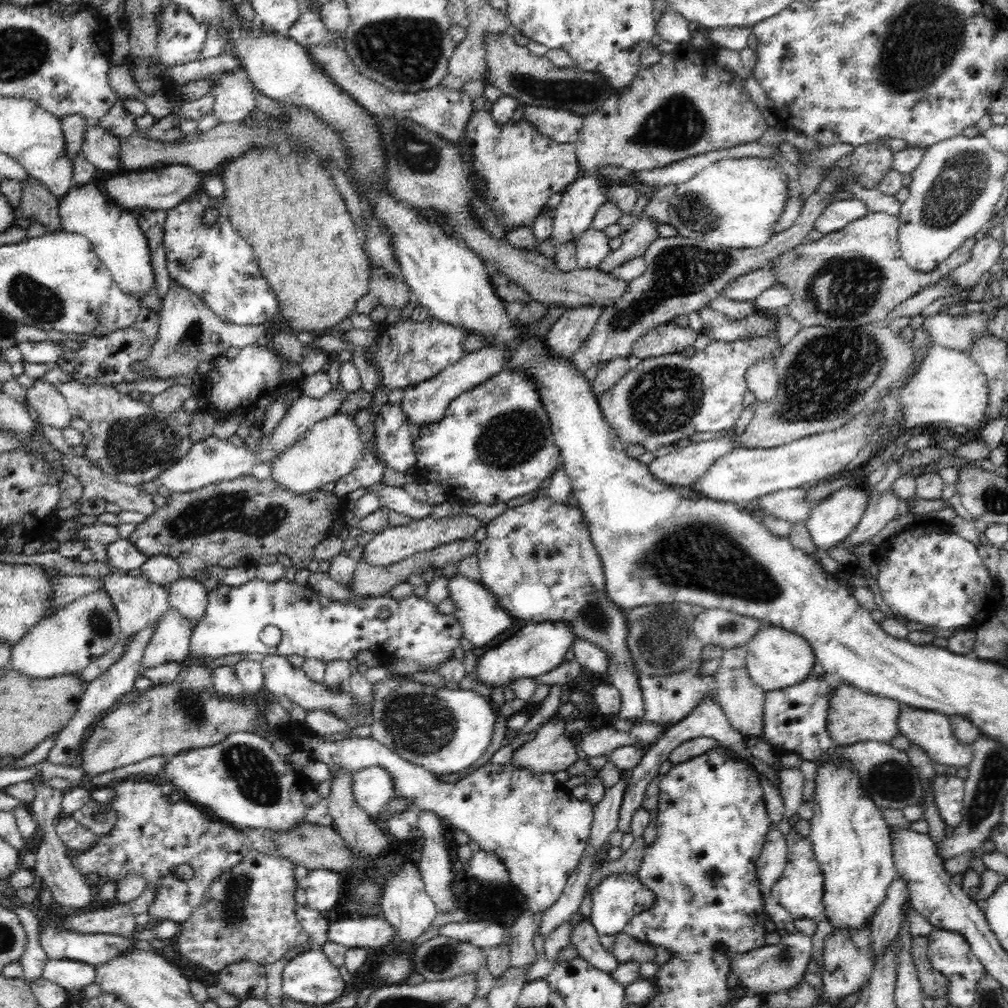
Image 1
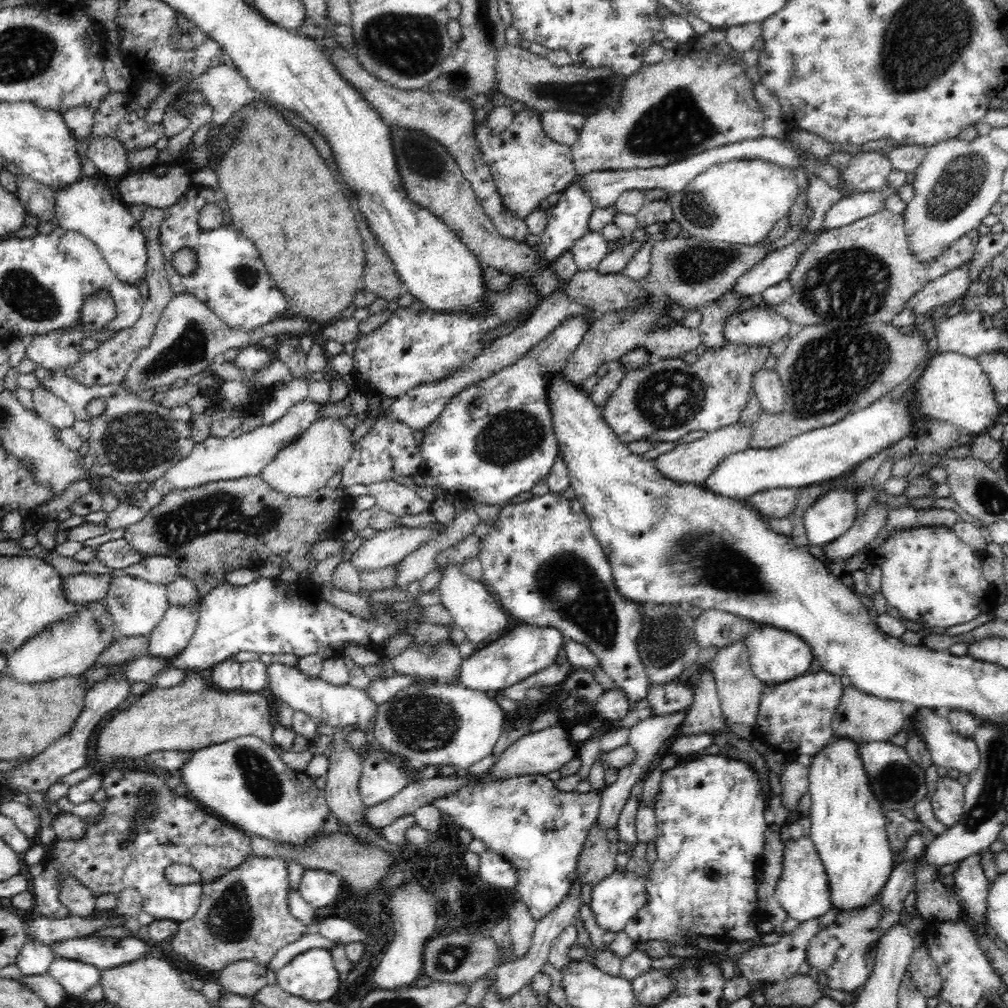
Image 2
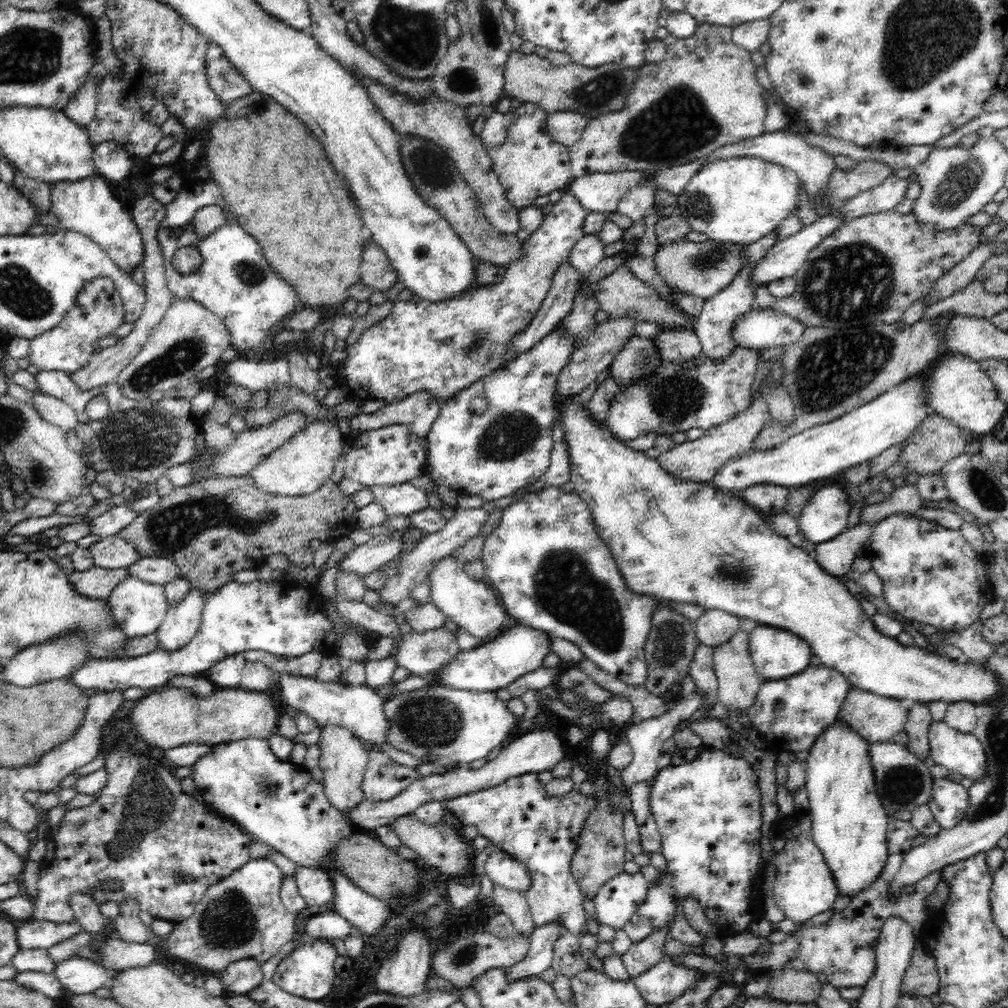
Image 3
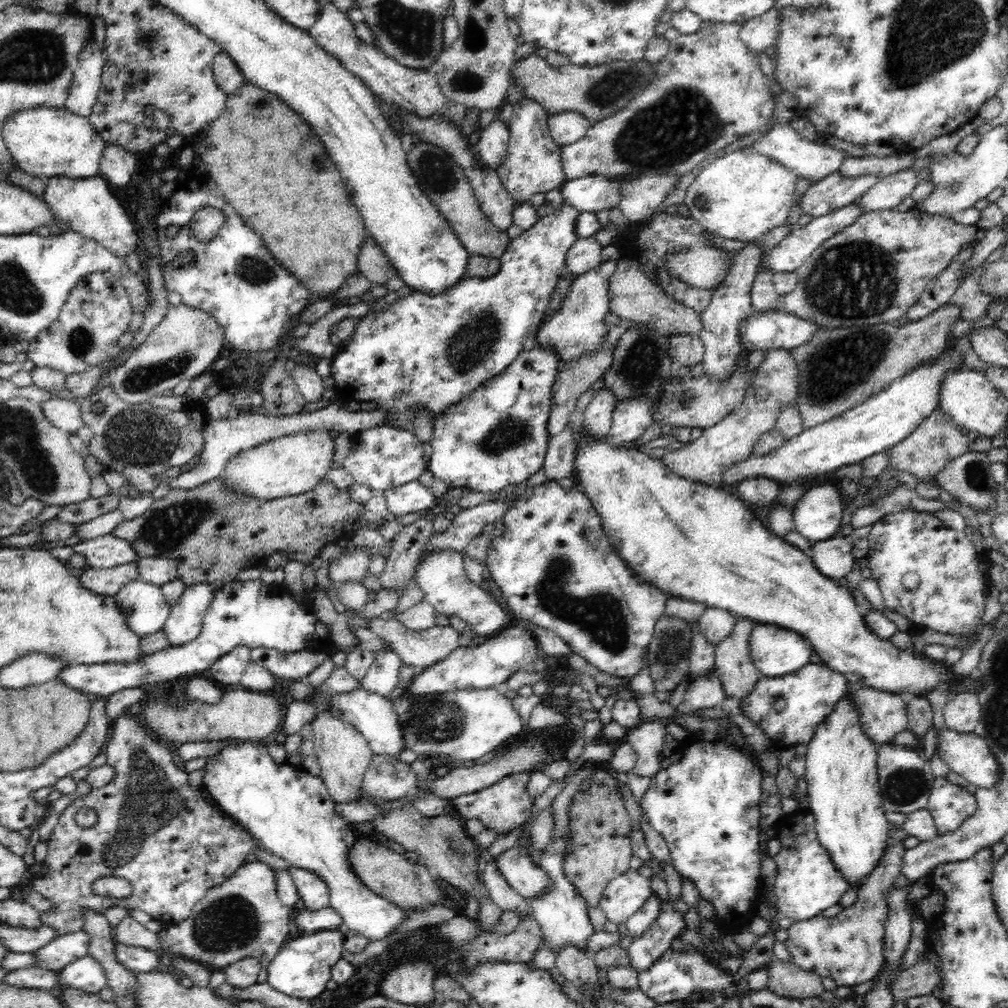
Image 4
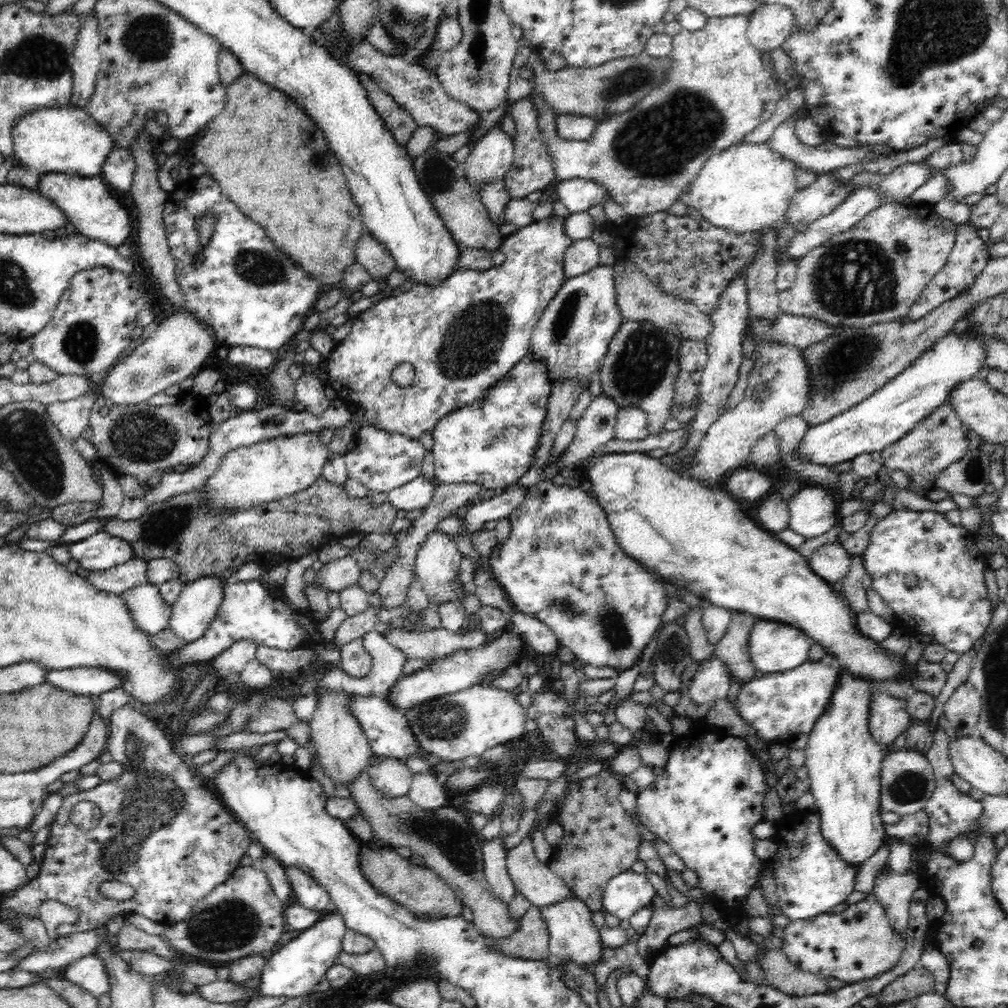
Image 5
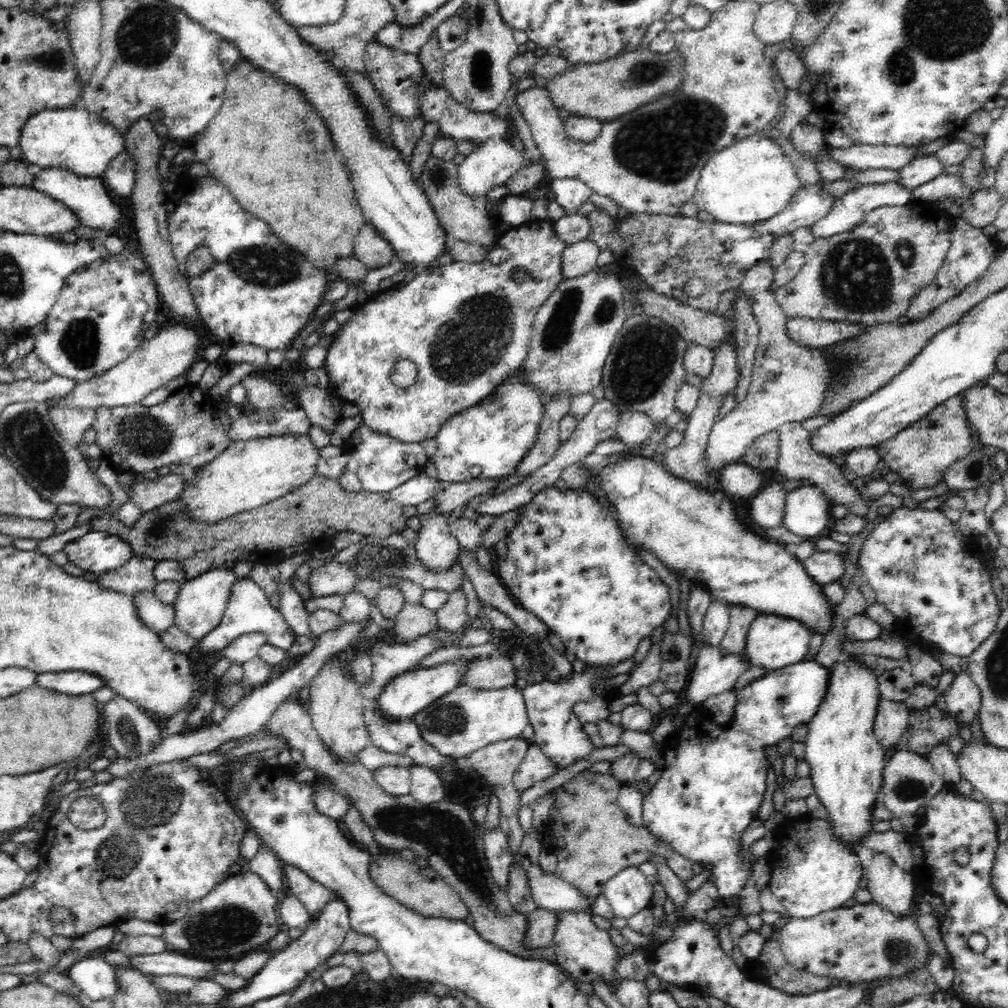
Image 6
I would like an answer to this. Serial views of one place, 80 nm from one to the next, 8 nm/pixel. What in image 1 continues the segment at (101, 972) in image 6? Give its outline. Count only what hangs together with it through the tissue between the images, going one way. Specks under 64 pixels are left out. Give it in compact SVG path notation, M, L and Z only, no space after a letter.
M68 959L52 960L44 964L42 977L50 980L58 986L71 991L74 989L83 990L96 978L96 967L85 962L69 961Z

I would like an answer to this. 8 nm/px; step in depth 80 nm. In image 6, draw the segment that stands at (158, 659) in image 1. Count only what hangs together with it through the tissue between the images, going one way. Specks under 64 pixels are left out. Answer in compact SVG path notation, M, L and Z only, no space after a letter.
M226 567L215 568L196 578L187 579L181 584L176 602L174 602L174 624L192 639L197 641L204 639L210 630L214 630L220 624L224 610L228 606L230 590L238 581L236 573Z

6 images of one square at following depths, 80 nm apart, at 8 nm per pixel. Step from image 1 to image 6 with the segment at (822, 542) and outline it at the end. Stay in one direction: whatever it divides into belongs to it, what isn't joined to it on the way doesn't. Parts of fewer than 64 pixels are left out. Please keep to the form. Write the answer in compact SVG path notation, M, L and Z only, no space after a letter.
M812 484L800 485L786 493L781 526L804 539L819 538L829 532L833 522L829 515L832 506L818 487Z

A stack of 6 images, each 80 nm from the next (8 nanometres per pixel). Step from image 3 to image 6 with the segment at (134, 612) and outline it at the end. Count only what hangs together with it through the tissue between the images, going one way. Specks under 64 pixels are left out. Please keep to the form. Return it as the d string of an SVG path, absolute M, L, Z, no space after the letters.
M144 590L132 596L136 605L138 617L142 619L146 627L160 634L174 625L174 604L164 604L156 598L153 590Z

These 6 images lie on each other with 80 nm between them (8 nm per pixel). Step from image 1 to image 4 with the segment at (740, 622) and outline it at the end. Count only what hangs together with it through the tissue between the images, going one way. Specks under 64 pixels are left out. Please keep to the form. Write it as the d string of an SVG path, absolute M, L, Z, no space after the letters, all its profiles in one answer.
M706 607L697 620L700 633L710 645L718 645L732 634L735 625L735 615L721 608Z

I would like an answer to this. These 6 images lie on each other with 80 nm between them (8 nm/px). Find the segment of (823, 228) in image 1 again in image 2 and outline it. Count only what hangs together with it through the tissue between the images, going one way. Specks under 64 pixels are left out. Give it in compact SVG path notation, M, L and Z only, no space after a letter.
M884 185L878 191L853 193L836 202L832 209L826 212L826 219L822 228L826 231L847 226L856 220L871 216L885 208L886 200L892 196L899 196L899 189Z

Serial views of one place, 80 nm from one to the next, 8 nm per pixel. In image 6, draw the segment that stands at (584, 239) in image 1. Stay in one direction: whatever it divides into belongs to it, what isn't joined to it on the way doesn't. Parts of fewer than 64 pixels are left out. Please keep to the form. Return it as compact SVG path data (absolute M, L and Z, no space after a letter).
M590 240L566 245L562 253L562 274L565 279L578 278L595 270L601 248Z

